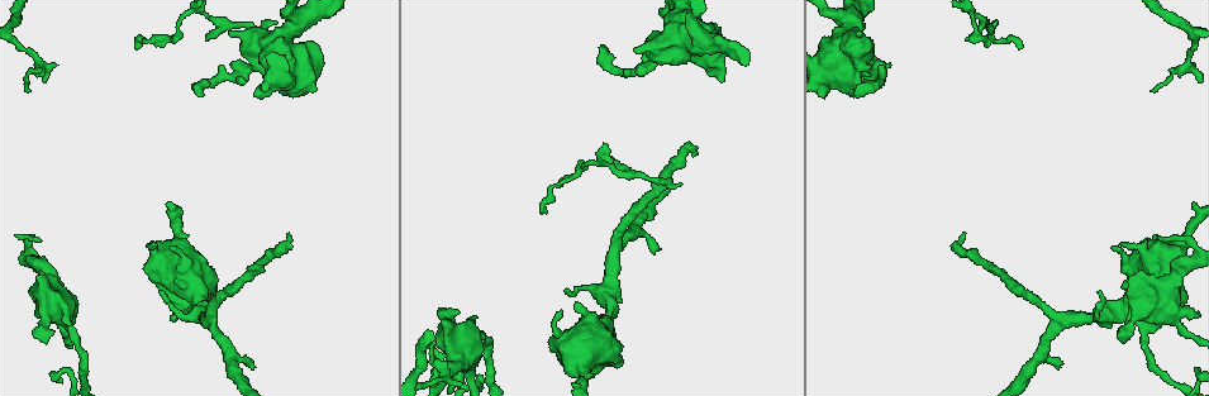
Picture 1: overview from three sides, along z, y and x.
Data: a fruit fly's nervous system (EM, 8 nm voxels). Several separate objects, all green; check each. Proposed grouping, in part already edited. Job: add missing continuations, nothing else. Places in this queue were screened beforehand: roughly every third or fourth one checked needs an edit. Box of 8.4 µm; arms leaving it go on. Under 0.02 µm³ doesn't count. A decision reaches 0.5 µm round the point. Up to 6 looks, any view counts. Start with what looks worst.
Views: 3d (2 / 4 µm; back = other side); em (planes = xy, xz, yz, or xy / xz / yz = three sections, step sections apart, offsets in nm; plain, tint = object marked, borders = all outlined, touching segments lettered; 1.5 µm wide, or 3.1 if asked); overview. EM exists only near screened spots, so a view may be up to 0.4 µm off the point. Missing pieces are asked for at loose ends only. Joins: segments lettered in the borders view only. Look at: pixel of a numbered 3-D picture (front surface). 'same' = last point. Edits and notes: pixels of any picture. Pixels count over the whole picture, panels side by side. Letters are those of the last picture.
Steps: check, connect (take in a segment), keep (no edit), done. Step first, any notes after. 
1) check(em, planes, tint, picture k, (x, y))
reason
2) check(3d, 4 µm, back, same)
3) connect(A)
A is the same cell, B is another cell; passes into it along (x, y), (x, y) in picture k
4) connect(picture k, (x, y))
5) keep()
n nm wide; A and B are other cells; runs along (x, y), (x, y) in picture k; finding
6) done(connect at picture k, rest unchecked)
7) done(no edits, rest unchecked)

check(em, yz, step 8, borders, picture 1, (721, 82))
stops while still wide

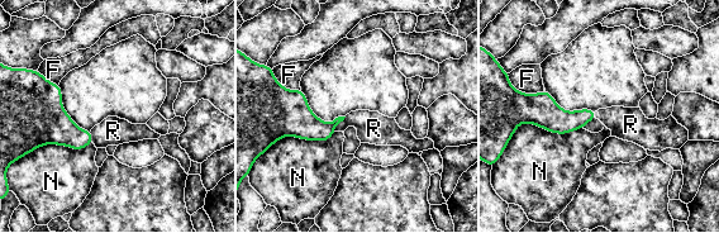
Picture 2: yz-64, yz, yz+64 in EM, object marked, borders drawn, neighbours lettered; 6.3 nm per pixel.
connect(R)
R is the same cell, F and N are other cells; it goes on there

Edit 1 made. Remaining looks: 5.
check(em, planes, borders, picture 1, (70, 323))
free end

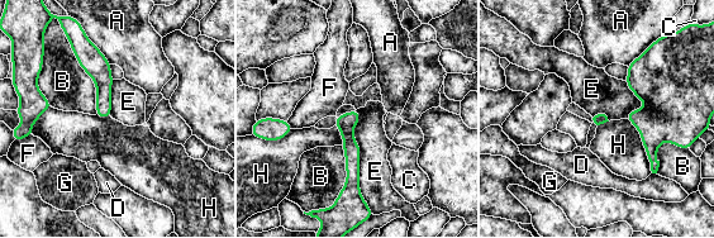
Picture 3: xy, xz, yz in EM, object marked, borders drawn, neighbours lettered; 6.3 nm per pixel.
keep()
A, B, C, D, E, F, G and H are other cells; runs along (355, 113), (348, 122), (351, 193) in picture 3; no lettered segment goes on from it

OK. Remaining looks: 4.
check(em, planes, plain, picture 1, (1153, 89))
free end

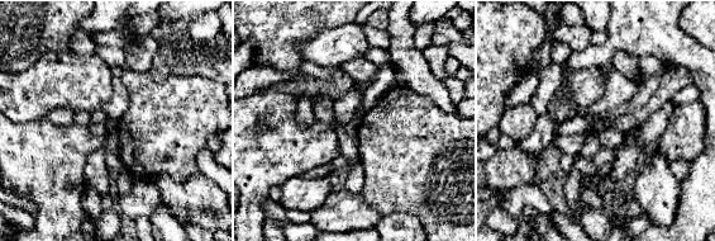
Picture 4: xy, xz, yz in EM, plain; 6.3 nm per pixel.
check(em, planes, borders, same)

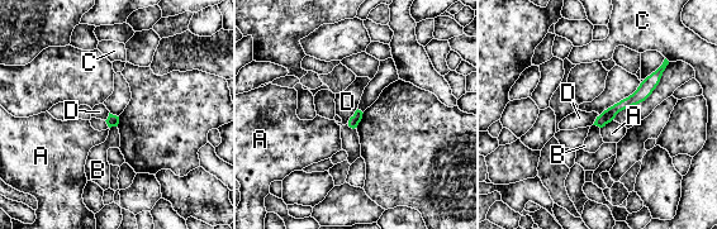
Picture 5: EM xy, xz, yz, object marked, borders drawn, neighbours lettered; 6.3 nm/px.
keep()
D touches over 140 nm; A, B, C and D are other cells; border along (357, 109), (342, 124) in picture 5; no lettered segment goes on from it

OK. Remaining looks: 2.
done(connect at picture 2, rest unchecked)

